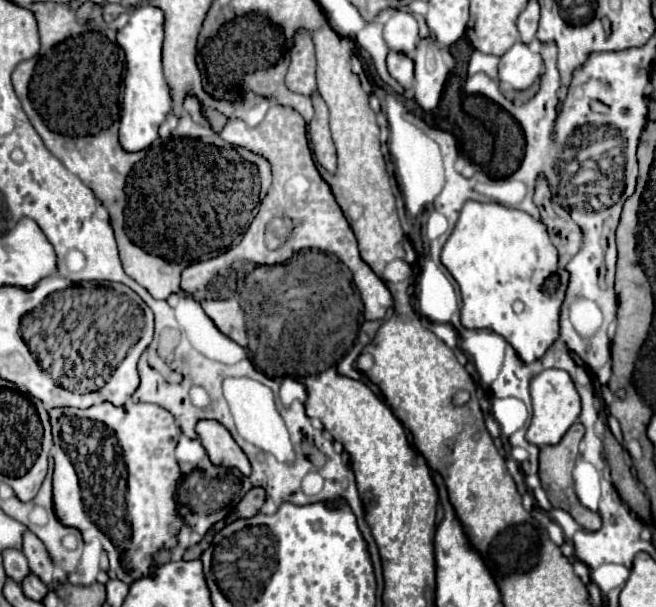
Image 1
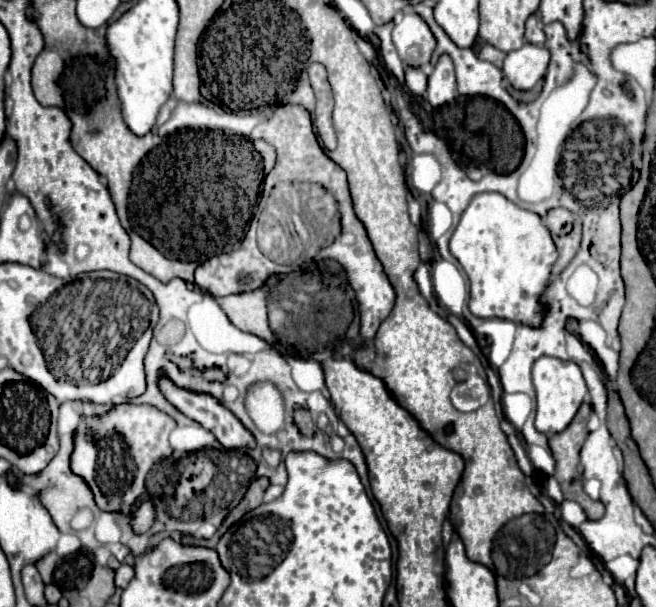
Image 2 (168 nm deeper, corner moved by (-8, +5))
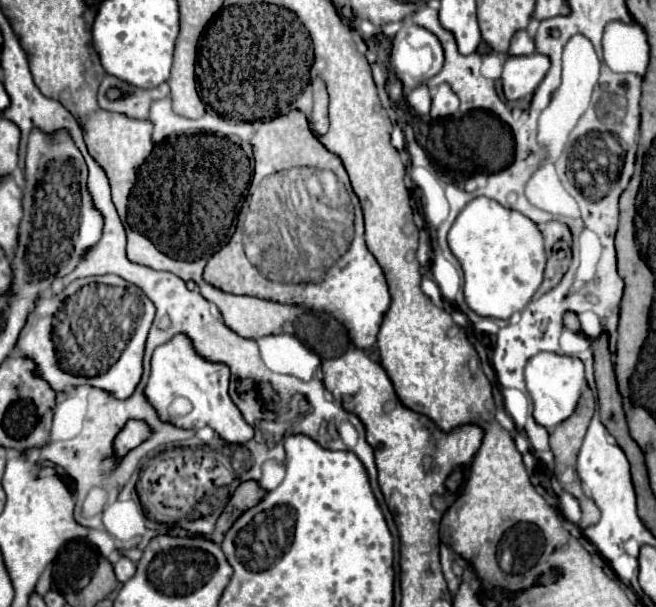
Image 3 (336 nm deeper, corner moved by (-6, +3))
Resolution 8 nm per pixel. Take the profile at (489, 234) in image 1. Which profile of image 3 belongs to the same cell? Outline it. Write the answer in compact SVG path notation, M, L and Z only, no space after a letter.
M478 196L472 202L468 202L448 232L448 246L464 270L466 304L478 316L508 320L514 312L524 310L524 306L530 302L530 298L542 284L546 252L544 252L544 240L542 240L540 230L536 228L536 224L530 218L526 218L524 214L520 214L516 210L504 208L496 200Z

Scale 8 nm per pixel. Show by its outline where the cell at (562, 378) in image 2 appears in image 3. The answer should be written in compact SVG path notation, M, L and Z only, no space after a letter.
M548 352L536 354L528 360L528 366L524 368L524 378L534 404L534 420L544 428L556 428L560 422L572 416L580 398L580 390L586 384L582 360Z

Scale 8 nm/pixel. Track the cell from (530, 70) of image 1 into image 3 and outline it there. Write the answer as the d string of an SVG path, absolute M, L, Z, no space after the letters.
M526 54L526 56L508 56L502 72L504 96L508 100L518 100L536 90L550 68L550 58L544 54Z

